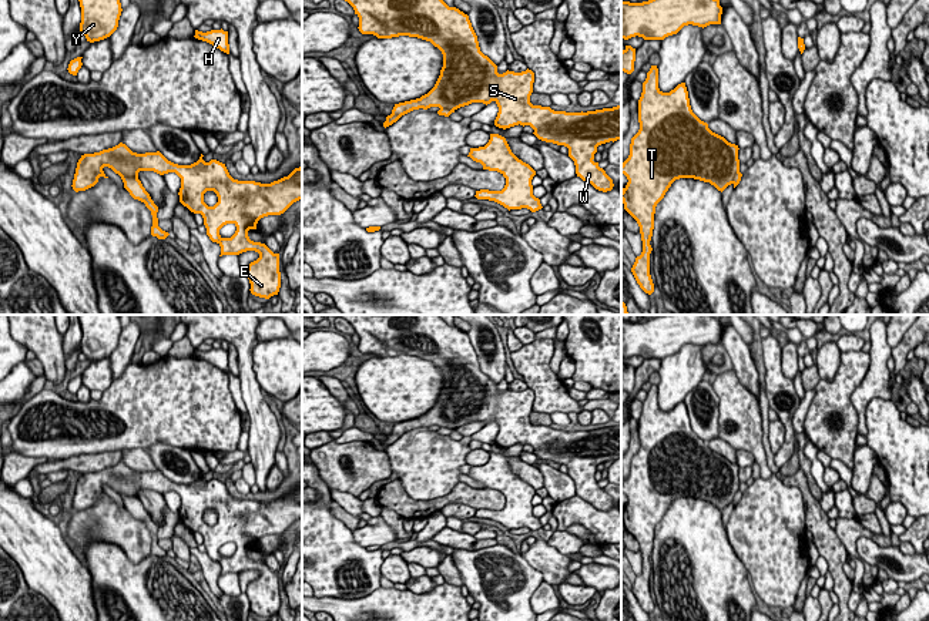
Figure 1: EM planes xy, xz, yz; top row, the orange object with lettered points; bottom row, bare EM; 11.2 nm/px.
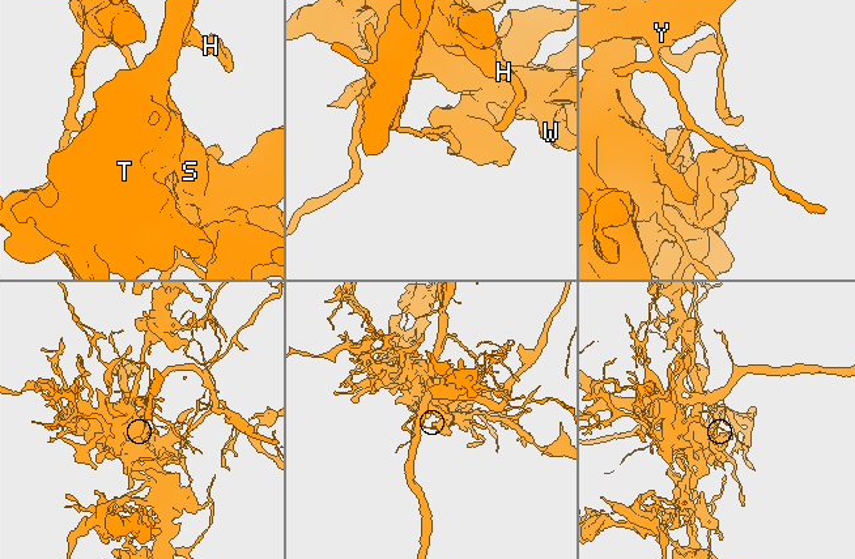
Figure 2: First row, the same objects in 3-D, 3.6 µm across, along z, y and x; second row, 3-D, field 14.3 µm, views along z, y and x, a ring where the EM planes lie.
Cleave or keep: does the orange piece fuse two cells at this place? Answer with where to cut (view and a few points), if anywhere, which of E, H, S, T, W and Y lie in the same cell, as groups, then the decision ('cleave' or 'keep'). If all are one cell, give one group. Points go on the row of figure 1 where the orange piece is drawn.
cut in xy along (120, 174), (137, 178); E H S T W / Y; cleave

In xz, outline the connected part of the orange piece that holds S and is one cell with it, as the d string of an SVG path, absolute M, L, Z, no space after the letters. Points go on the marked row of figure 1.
M345 0L348 1L355 14L359 17L359 31L362 34L373 34L378 38L392 38L399 36L417 37L430 41L443 54L443 67L435 87L425 95L416 100L395 104L392 114L386 117L383 127L389 127L396 122L402 115L413 110L427 110L430 107L457 110L460 107L469 105L472 103L490 104L494 101L499 107L494 125L499 128L510 128L514 125L530 125L534 130L534 135L546 142L553 142L557 145L564 145L569 148L569 157L574 161L576 174L583 181L591 184L596 189L607 192L611 191L614 184L613 179L606 174L598 162L594 162L594 154L597 147L610 141L621 140L621 105L613 108L603 108L587 113L566 113L554 111L550 107L533 105L530 103L530 95L533 93L534 73L526 70L521 73L506 71L503 74L497 73L497 66L480 51L477 36L472 27L469 16L456 7L449 7L443 0Z

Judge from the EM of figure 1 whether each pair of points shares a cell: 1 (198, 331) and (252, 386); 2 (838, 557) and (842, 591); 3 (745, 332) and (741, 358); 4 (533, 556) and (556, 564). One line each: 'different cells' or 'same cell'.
1: same cell
2: same cell
3: different cells
4: same cell

